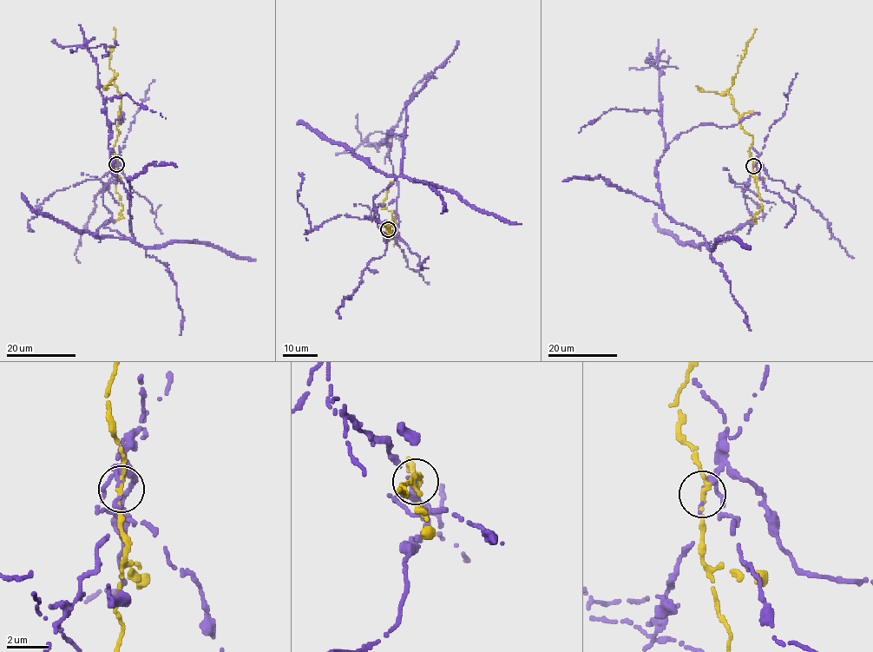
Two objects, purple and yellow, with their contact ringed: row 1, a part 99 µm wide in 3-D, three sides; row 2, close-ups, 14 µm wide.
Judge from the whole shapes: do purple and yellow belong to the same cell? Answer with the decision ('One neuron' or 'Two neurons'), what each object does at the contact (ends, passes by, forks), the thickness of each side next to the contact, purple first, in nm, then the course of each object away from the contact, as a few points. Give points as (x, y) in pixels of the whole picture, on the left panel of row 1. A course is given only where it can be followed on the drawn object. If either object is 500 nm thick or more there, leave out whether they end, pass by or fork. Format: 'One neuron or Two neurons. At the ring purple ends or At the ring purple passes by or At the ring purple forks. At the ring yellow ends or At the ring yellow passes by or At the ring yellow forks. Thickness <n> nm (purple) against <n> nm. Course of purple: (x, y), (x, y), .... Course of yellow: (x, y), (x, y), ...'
Two neurons. At the ring purple passes by. At the ring yellow passes by. Thickness 220 nm (purple) against 190 nm. Course of purple: (115, 163), (103, 225), (134, 240), (98, 68), (82, 46), (104, 44), (101, 57). Course of yellow: (115, 164), (114, 147), (121, 133), (117, 128), (121, 95), (109, 64), (114, 47), (114, 27)

